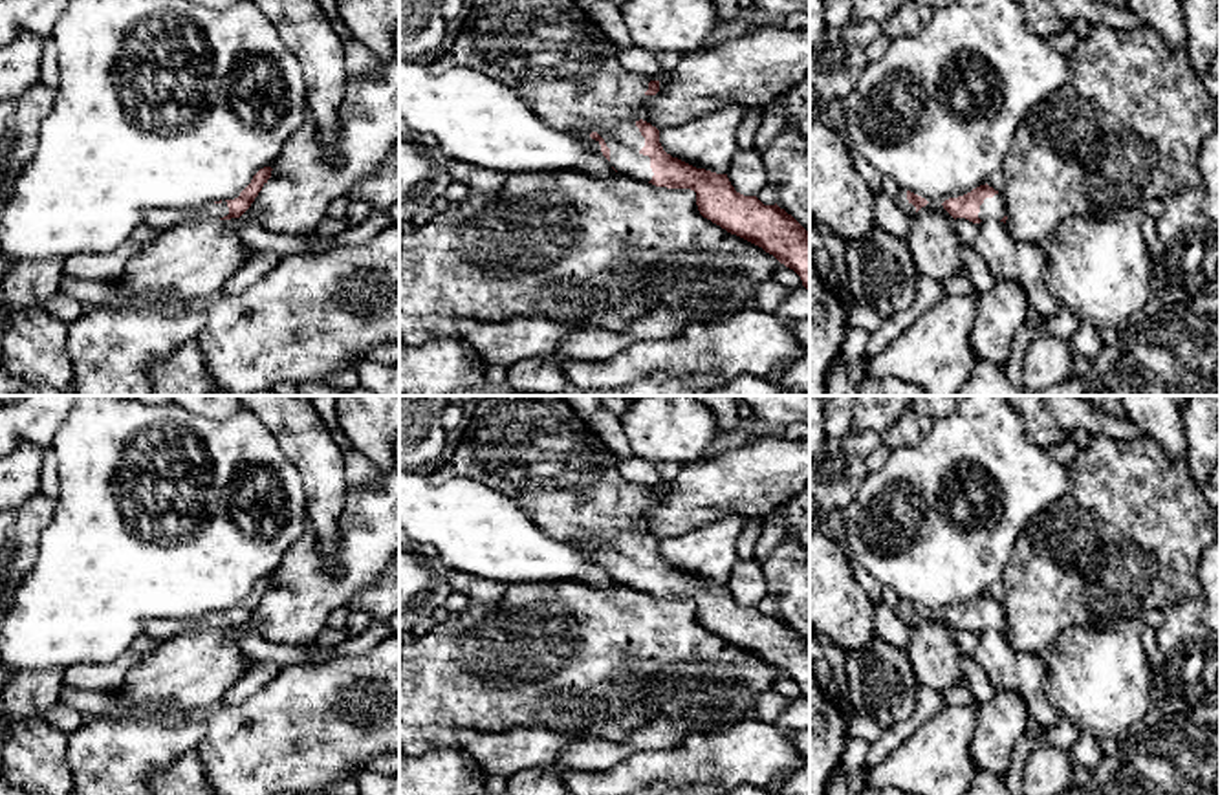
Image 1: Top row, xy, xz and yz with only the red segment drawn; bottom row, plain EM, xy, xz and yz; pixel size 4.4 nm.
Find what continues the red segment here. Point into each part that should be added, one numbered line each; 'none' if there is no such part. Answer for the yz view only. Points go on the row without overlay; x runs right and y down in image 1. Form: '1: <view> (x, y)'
1: yz (993, 618)

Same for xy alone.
1: xy (160, 631)

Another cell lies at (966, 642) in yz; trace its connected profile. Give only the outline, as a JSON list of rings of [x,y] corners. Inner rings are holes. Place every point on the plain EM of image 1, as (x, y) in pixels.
[[[956,628],[954,630],[954,643],[960,652],[960,656],[973,656],[978,645],[978,634],[973,634],[965,628]]]

